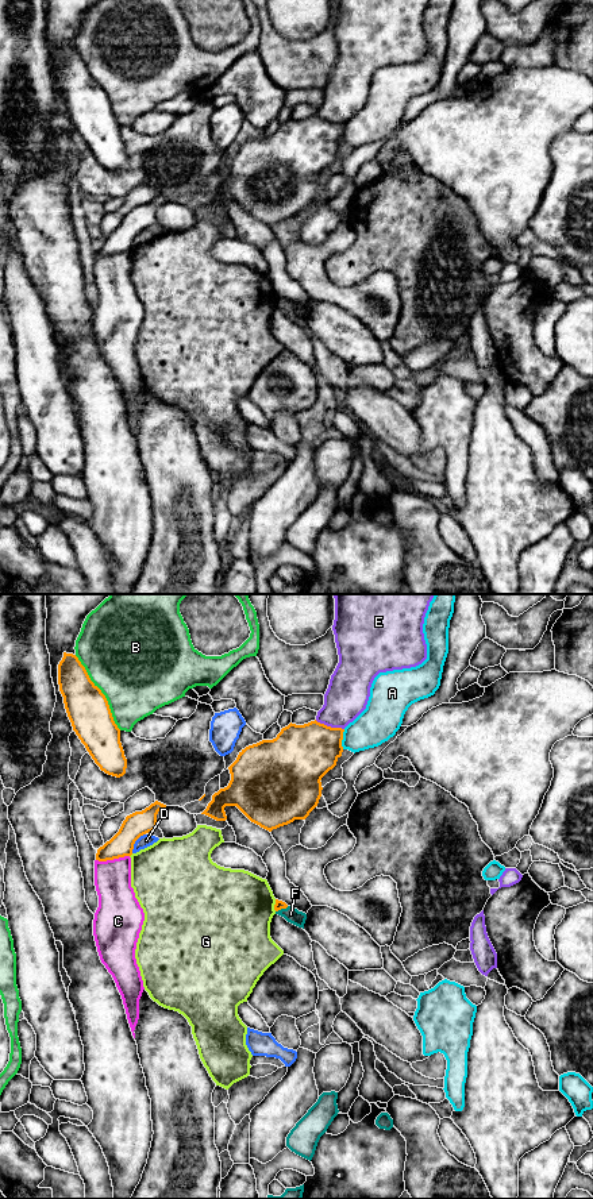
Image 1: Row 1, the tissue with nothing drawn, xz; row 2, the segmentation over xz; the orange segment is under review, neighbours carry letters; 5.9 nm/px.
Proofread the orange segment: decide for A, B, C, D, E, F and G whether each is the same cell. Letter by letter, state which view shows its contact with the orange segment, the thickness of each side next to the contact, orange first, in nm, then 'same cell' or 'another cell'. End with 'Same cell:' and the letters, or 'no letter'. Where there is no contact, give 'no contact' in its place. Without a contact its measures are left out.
A: xz | 360/240 nm | another cell
B: xz | 260/500 nm | another cell
C: xz | 140/220 nm | another cell
D: xz | 140/80 nm | another cell
E: xz | 360/260 nm | another cell
F: xz | 50/90 nm | another cell
G: xz | 50/480 nm | another cell
Same cell: no letter

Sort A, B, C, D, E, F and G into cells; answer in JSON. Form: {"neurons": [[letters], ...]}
{"neurons": [["A"], ["B"], ["C"], ["D"], ["E"], ["F"], ["G"]]}

